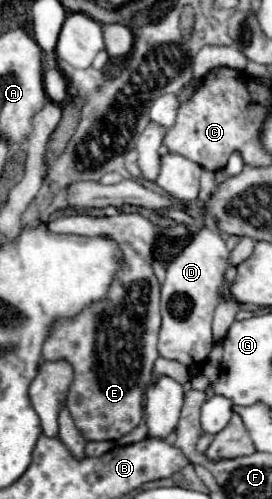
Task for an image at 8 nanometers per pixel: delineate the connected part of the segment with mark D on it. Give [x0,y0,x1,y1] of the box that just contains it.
[158,226,230,370]

